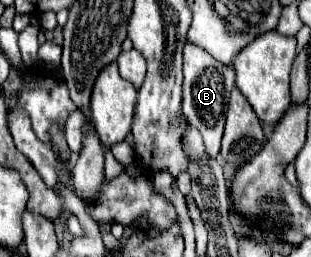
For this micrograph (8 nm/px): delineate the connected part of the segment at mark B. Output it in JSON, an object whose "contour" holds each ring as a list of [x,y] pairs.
{"contour":[[[186,42],[184,46],[184,102],[182,110],[192,128],[196,128],[204,138],[204,148],[210,158],[220,154],[220,138],[226,122],[228,96],[234,86],[234,68],[232,64],[220,64],[200,46]]]}

